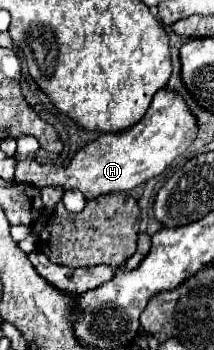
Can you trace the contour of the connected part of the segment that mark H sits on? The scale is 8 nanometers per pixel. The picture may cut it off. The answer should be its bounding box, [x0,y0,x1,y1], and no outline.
[16,88,198,200]

